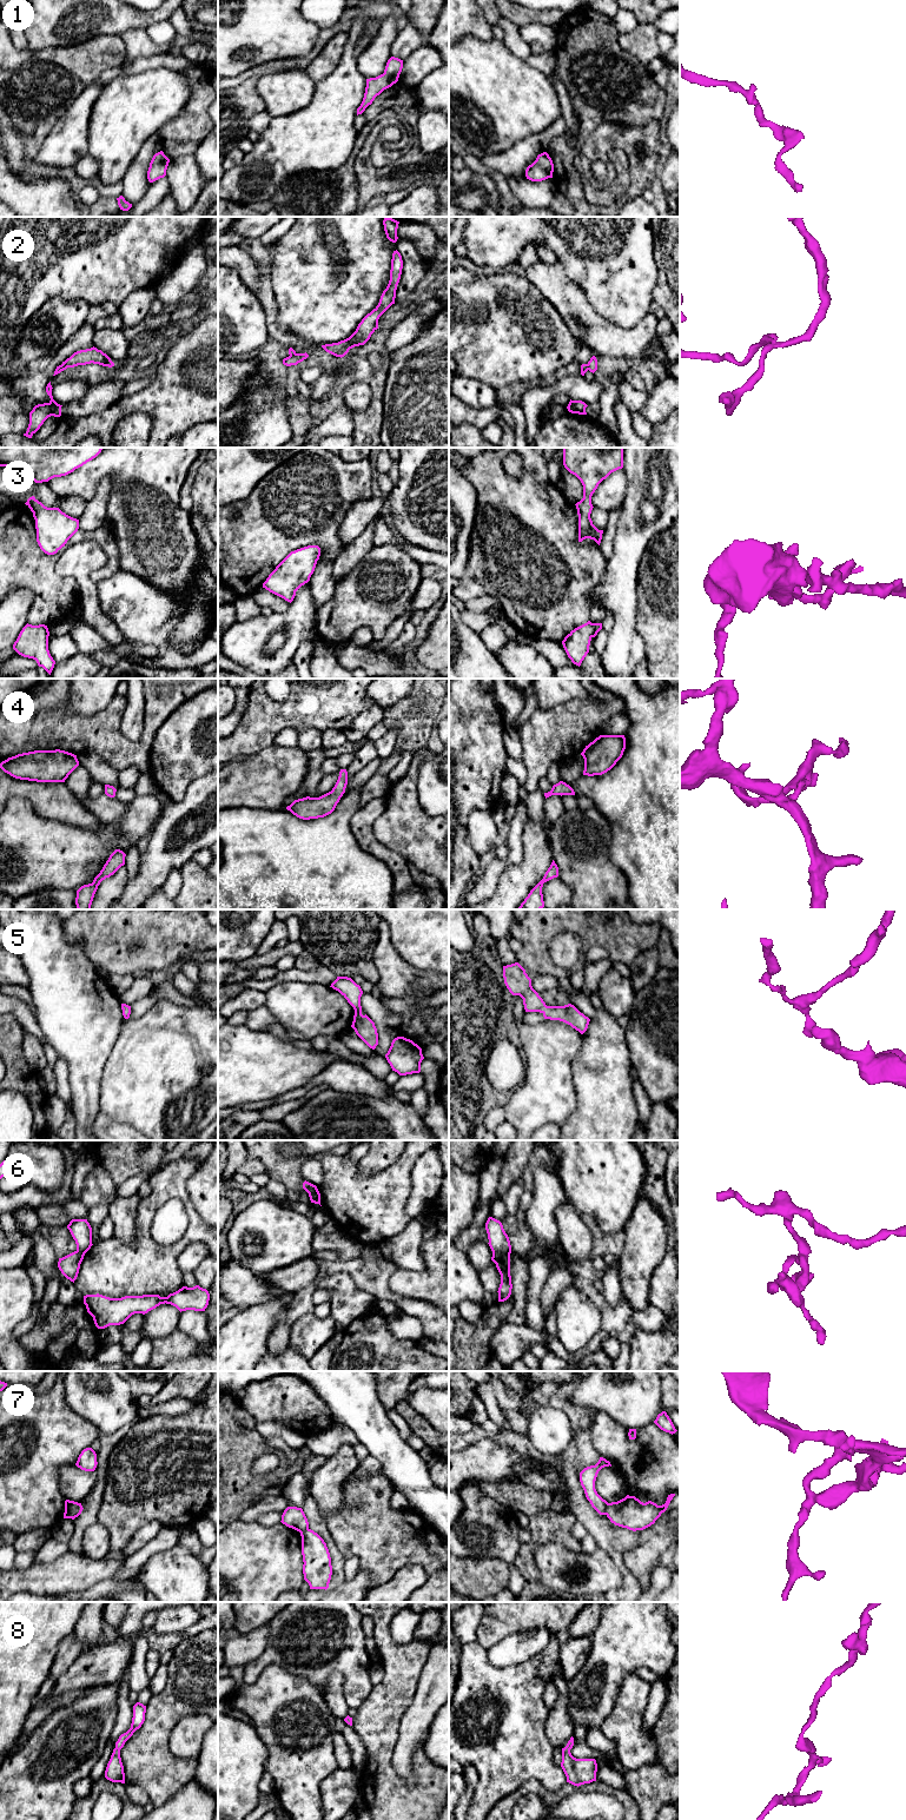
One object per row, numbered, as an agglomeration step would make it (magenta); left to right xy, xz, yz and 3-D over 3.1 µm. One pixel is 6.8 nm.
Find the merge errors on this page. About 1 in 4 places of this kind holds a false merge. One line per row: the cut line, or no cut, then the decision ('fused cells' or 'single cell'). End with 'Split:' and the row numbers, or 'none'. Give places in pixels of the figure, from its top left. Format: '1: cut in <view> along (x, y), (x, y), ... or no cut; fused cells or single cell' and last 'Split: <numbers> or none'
1: no cut; single cell
2: cut in xz along (295, 352), (290, 356); fused cells
3: no cut; single cell
4: no cut; single cell
5: no cut; single cell
6: cut in yz along (493, 1251), (500, 1255), (509, 1255); fused cells
7: cut in yz along (608, 1503), (606, 1514); fused cells
8: no cut; single cell
Split: 2, 6, 7

